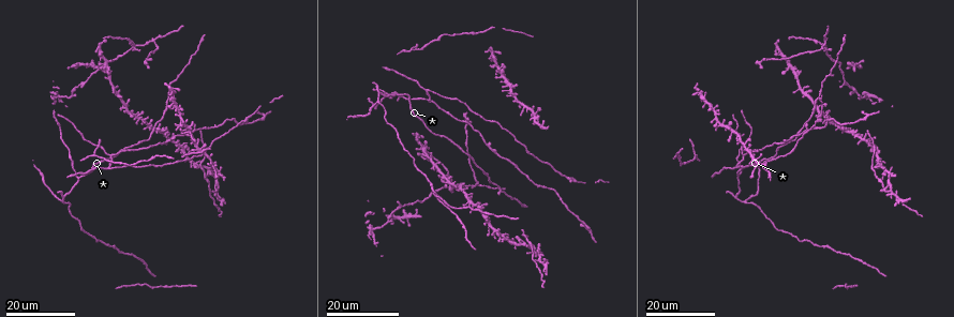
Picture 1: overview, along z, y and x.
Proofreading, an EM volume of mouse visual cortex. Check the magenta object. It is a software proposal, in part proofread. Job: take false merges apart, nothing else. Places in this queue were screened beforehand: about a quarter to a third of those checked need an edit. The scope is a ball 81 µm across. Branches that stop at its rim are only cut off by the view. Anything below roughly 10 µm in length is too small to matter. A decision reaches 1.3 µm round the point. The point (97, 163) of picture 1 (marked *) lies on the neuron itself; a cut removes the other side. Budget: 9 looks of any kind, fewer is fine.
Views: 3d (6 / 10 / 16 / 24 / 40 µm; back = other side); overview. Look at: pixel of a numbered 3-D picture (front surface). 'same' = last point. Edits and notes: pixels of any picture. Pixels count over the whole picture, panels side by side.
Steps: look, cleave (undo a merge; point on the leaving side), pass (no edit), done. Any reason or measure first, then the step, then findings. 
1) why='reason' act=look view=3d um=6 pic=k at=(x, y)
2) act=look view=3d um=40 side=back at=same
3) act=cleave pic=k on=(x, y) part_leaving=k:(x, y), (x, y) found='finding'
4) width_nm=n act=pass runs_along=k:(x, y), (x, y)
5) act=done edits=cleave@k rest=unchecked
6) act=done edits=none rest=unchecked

why='a fork' act=look view=3d um=24 pic=1 at=(112, 154)

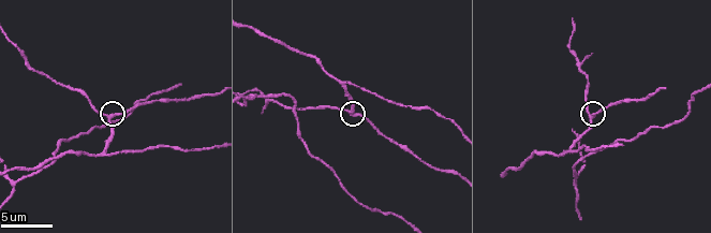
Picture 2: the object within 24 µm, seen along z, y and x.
act=look view=3d um=6 pic=2 at=(111, 117)

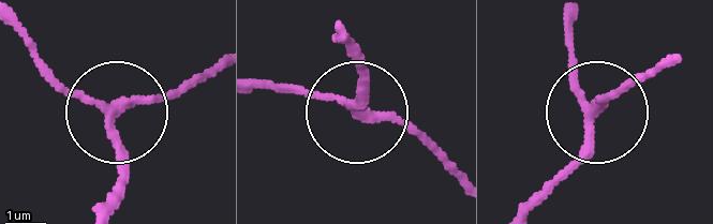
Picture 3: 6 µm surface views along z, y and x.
act=pass runs_along=3:(17, 36), (59, 77), (120, 105), (198, 81) found='all the same neuron'

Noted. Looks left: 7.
why='looks like a crossing' act=look view=3d um=16 pic=1 at=(523, 106)

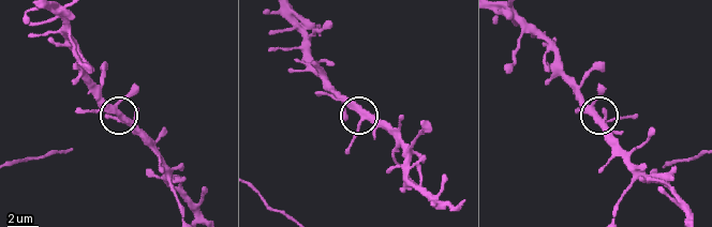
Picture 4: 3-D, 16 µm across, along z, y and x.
act=look view=3d um=10 pic=4 at=(124, 118)

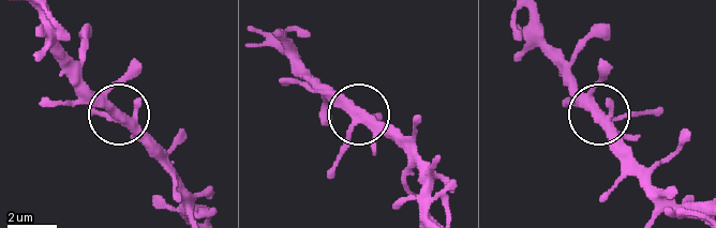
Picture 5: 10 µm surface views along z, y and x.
act=look view=3d um=10 side=back pic=5 at=(359, 113)

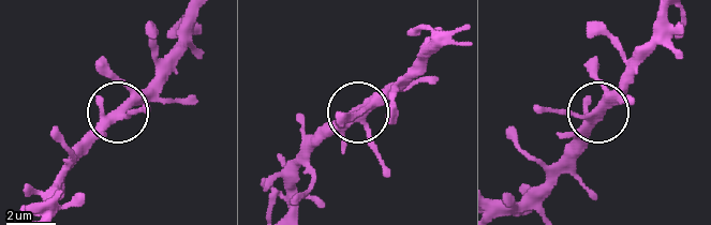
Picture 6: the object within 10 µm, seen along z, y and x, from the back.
arms=4 act=pass found='continuous, no second neuron'

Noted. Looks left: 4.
why='arms run side by side' act=look view=3d um=24 pic=1 at=(208, 171)

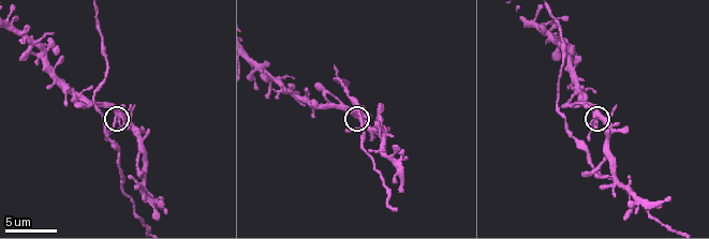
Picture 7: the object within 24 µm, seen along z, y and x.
why='zoom in' act=look view=3d um=10 pic=7 at=(115, 121)

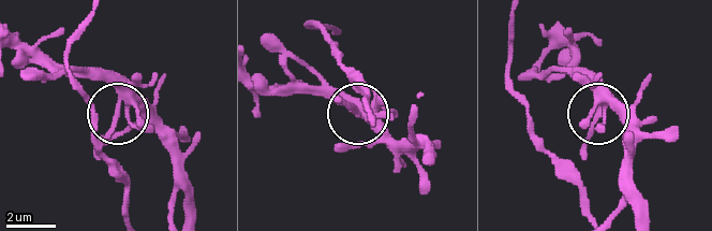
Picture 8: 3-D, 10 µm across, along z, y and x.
side_arm_um=15 act=pass runs_along=8:(560, 29), (598, 113), (614, 111), (643, 138) found='all the same neuron'

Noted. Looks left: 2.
why='thin arm on a thick one' act=look view=3d um=16 pic=1 at=(133, 47)

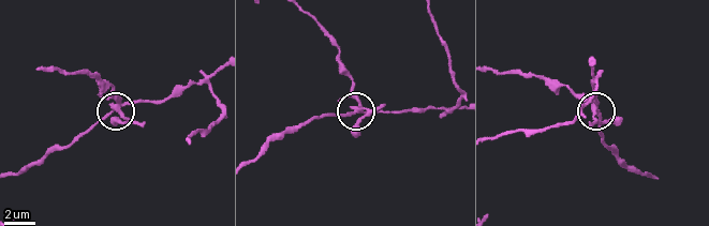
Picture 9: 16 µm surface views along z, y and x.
act=look view=3d um=10 pic=9 at=(120, 106)

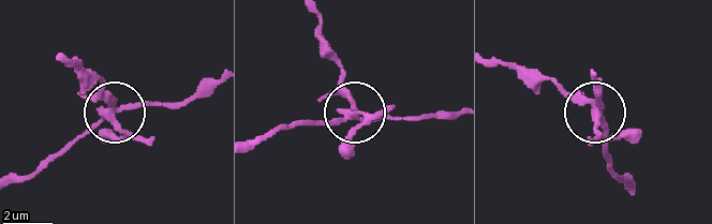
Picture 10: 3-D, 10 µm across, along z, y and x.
width_nm=260 act=cleave pic=10 on=(136, 139) part_leaving=10:(106, 112), (110, 99), (97, 78), (82, 64), (70, 64) found='two neurons meet here'

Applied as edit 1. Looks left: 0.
act=done edits=cleave@10 rest=unchecked

